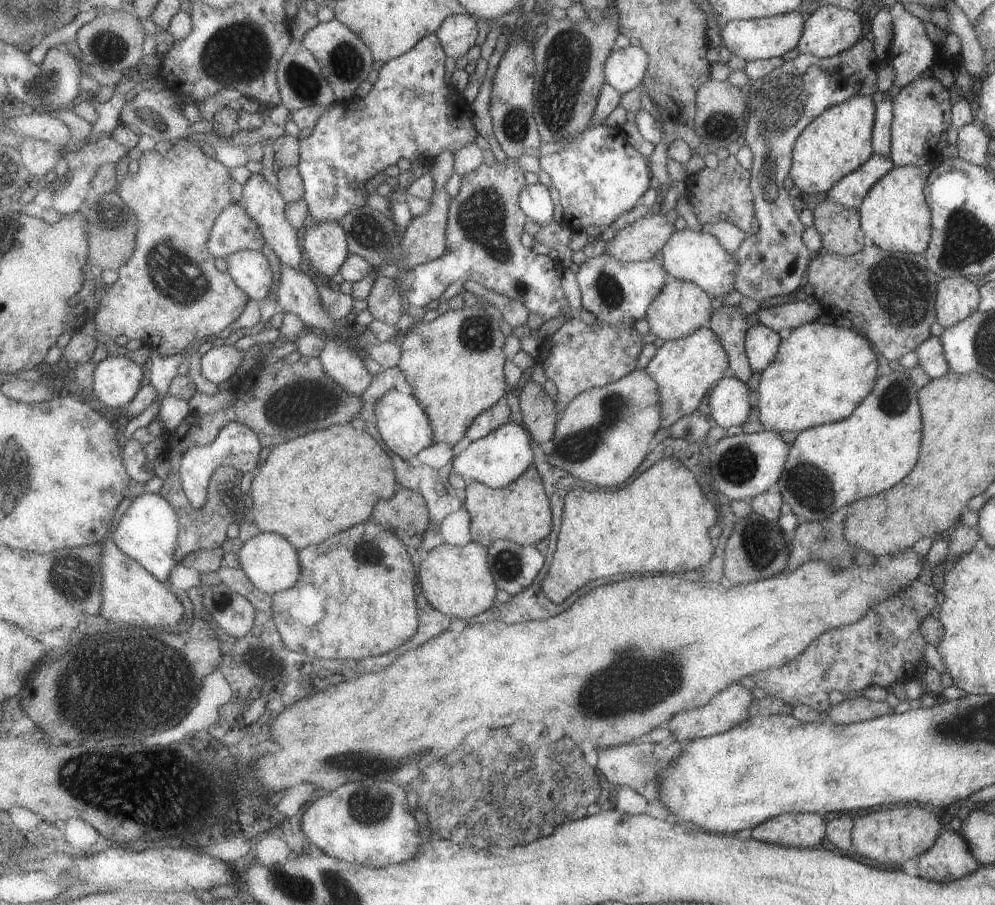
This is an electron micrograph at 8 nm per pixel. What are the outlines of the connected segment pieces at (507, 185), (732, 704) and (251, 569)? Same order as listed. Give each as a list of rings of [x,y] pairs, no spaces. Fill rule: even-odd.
[[[516,159],[505,163],[483,164],[463,176],[456,197],[450,202],[448,218],[448,247],[443,256],[426,265],[416,266],[402,275],[402,290],[414,307],[424,307],[441,298],[455,281],[475,281],[491,294],[505,295],[525,304],[545,321],[564,314],[567,322],[573,309],[561,286],[563,267],[548,255],[535,254],[521,242],[528,214],[520,203],[521,191],[527,186],[525,171]]]
[[[730,684],[710,698],[710,701],[699,708],[687,709],[675,713],[664,726],[669,729],[677,741],[702,739],[728,731],[733,725],[739,724],[748,717],[748,706],[754,697],[746,688],[739,684]]]
[[[262,532],[244,543],[239,553],[239,564],[249,578],[267,594],[274,595],[281,591],[295,588],[302,575],[300,552],[286,537],[279,533]]]

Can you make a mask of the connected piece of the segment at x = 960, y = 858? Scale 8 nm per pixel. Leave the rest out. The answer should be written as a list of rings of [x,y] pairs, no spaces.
[[[951,829],[937,835],[933,846],[917,857],[918,876],[936,883],[948,883],[979,867],[961,834]]]

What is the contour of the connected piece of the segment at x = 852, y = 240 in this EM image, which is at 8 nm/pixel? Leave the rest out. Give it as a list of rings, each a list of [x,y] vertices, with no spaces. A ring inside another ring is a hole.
[[[825,199],[814,206],[812,215],[813,226],[821,237],[823,248],[829,253],[851,256],[866,245],[858,209],[843,207],[834,200]]]

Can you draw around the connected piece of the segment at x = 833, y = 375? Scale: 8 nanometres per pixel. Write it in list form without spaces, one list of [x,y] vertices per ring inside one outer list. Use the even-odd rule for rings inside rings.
[[[834,323],[802,324],[780,340],[773,362],[759,373],[758,417],[766,430],[799,431],[848,417],[876,383],[879,356],[862,335]]]

